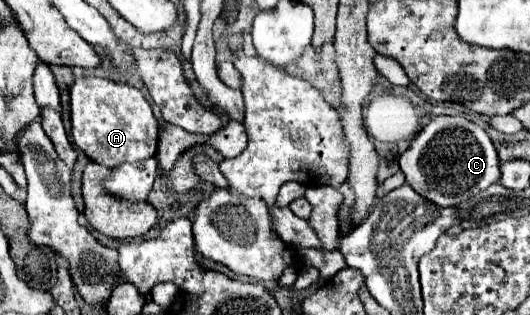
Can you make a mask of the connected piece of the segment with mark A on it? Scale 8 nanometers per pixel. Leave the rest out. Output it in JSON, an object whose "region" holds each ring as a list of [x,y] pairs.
{"region":[[[82,75],[70,87],[72,139],[96,163],[116,167],[120,163],[144,161],[156,155],[158,121],[144,95],[126,83]]]}

